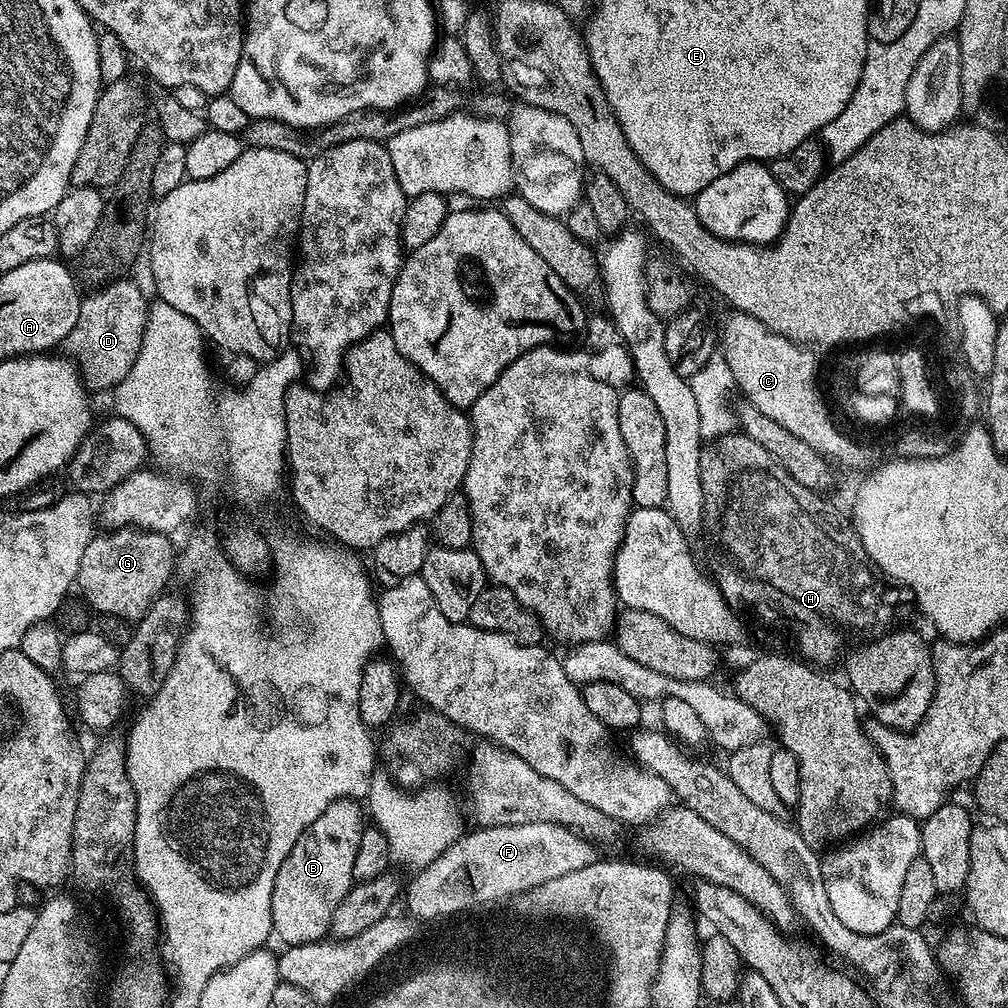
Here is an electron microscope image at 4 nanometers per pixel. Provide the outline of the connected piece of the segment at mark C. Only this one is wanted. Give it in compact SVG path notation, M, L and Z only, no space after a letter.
M735 310L729 311L727 314L729 316L724 320L724 329L719 329L718 332L718 344L726 362L729 363L735 387L739 394L741 392L744 395L743 399L747 403L753 404L758 410L762 410L762 414L766 414L766 418L778 422L778 426L790 430L790 434L794 434L794 438L802 438L802 442L806 442L806 446L814 446L814 450L818 450L821 456L829 461L837 460L844 468L863 469L867 462L867 454L857 451L857 448L852 447L847 440L836 435L836 432L829 428L828 420L825 419L824 408L821 407L815 390L818 373L816 373L816 360L811 356L813 353L803 344L795 344L792 340L782 338L782 334L774 334L774 330L762 326L762 322L758 322L758 318L750 318L750 314Z

